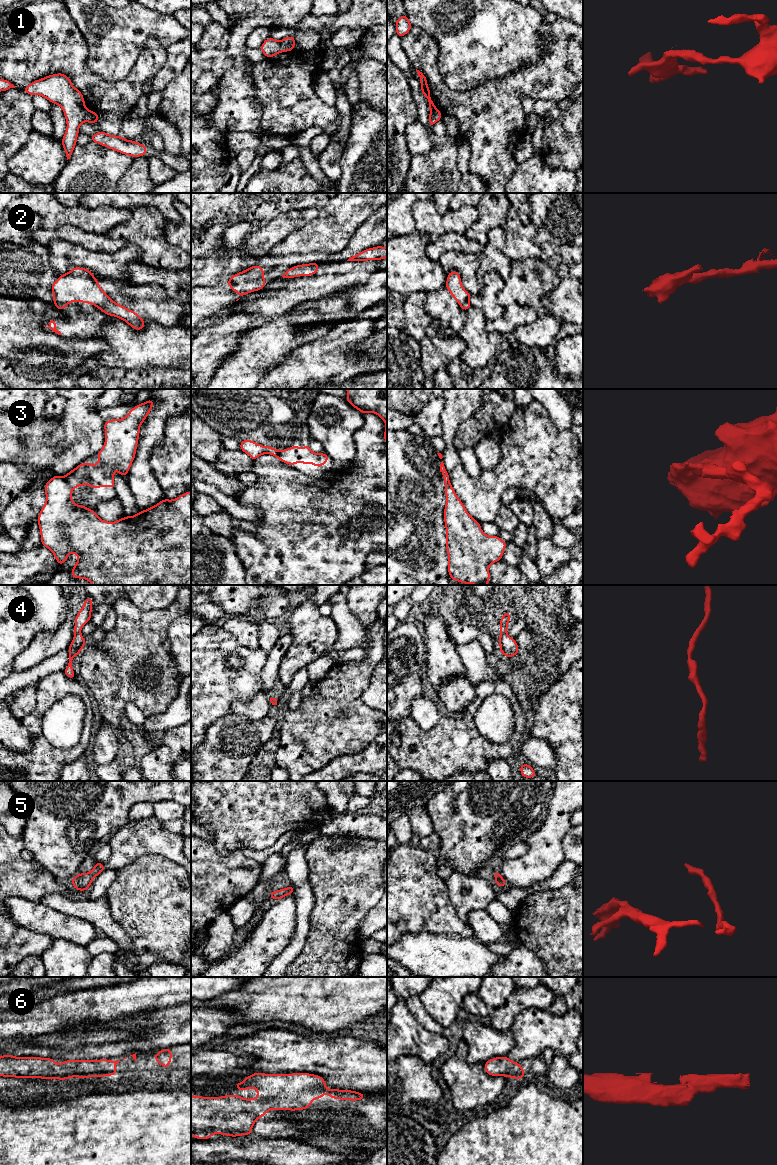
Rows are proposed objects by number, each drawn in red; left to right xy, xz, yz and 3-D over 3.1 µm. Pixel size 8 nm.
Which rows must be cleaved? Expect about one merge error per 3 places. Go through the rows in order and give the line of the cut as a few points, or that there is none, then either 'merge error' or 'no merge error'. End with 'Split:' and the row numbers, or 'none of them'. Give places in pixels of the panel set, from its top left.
1: cut xy (86, 109), (83, 120); merge error
2: cut xy (111, 299), (95, 305); merge error
3: cut xy (62, 477), (72, 488); merge error
4: cut none; no merge error
5: cut none; no merge error
6: cut none; no merge error
Split: 1, 2, 3

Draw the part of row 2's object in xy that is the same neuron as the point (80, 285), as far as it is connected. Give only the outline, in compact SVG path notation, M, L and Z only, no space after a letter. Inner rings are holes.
M74 267L70 272L60 275L51 285L51 290L54 306L60 311L74 301L96 306L112 300L101 289L93 273L81 267Z

